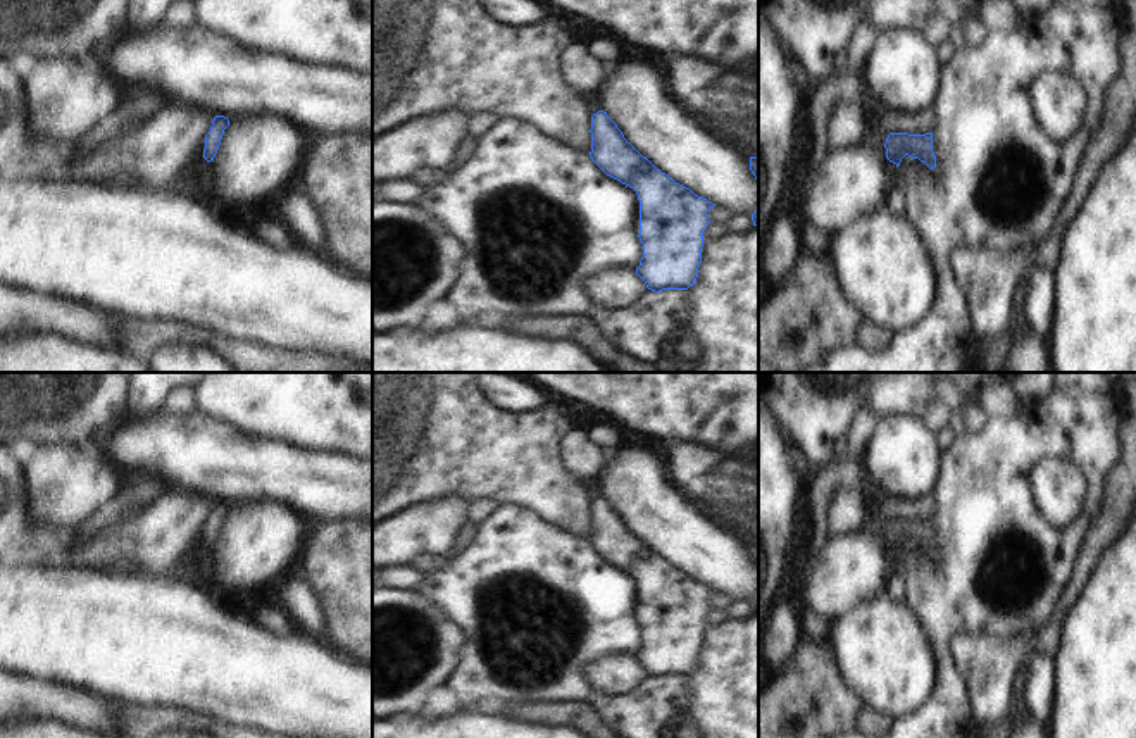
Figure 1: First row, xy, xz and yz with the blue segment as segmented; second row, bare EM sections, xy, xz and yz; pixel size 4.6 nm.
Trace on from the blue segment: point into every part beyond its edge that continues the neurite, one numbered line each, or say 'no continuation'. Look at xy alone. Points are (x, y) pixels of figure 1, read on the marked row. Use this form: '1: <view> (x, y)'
no continuation

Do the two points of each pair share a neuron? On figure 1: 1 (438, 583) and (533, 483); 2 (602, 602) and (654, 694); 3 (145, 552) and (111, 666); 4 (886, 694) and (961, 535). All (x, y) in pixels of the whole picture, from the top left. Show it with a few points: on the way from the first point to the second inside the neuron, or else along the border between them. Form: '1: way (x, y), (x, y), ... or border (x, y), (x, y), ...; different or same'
1: border (499, 504), (526, 506), (550, 523); different
2: way (583, 640), (578, 681), (595, 699), (616, 702); same
3: border (142, 573), (164, 576); different
4: border (907, 606), (917, 618), (935, 661); different

